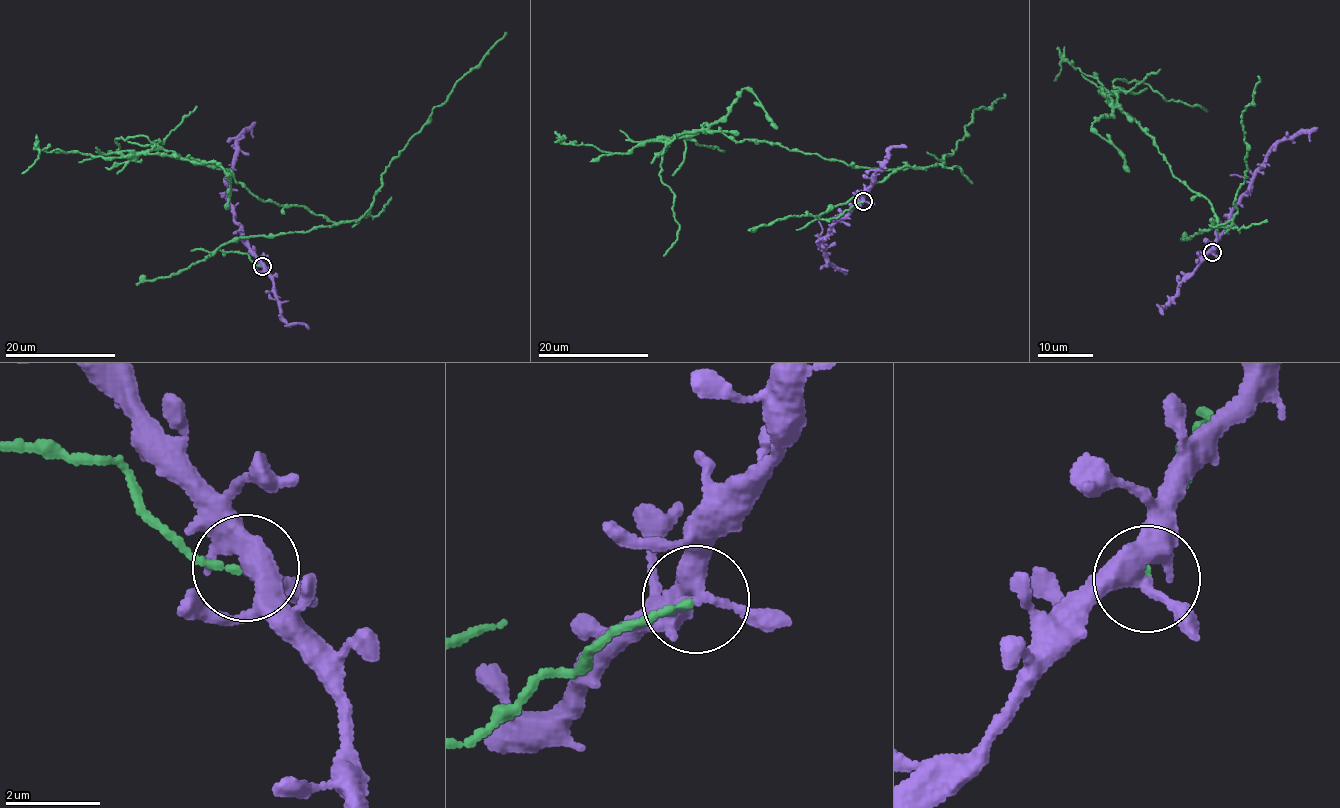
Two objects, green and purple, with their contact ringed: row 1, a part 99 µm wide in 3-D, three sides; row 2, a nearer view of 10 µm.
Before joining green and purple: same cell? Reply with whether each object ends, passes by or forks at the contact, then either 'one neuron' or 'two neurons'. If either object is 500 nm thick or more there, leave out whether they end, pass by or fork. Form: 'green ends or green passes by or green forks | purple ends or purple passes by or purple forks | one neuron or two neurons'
green ends | purple forks | two neurons

